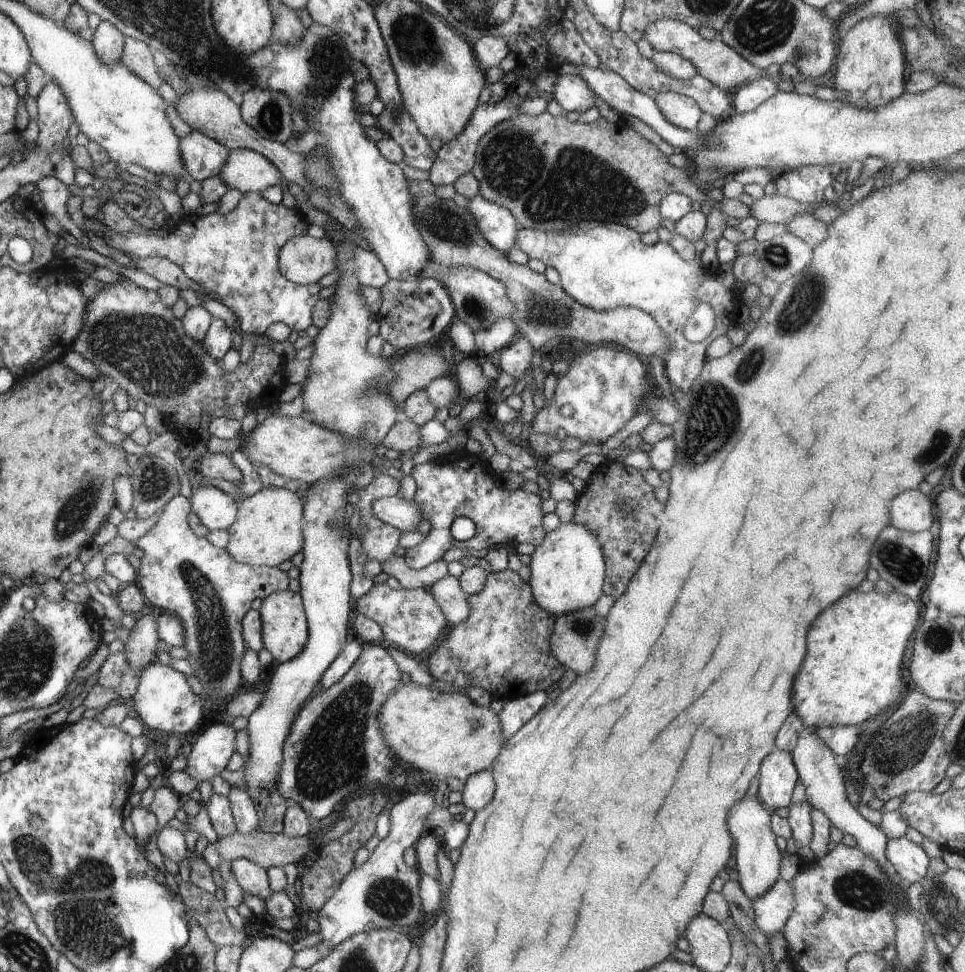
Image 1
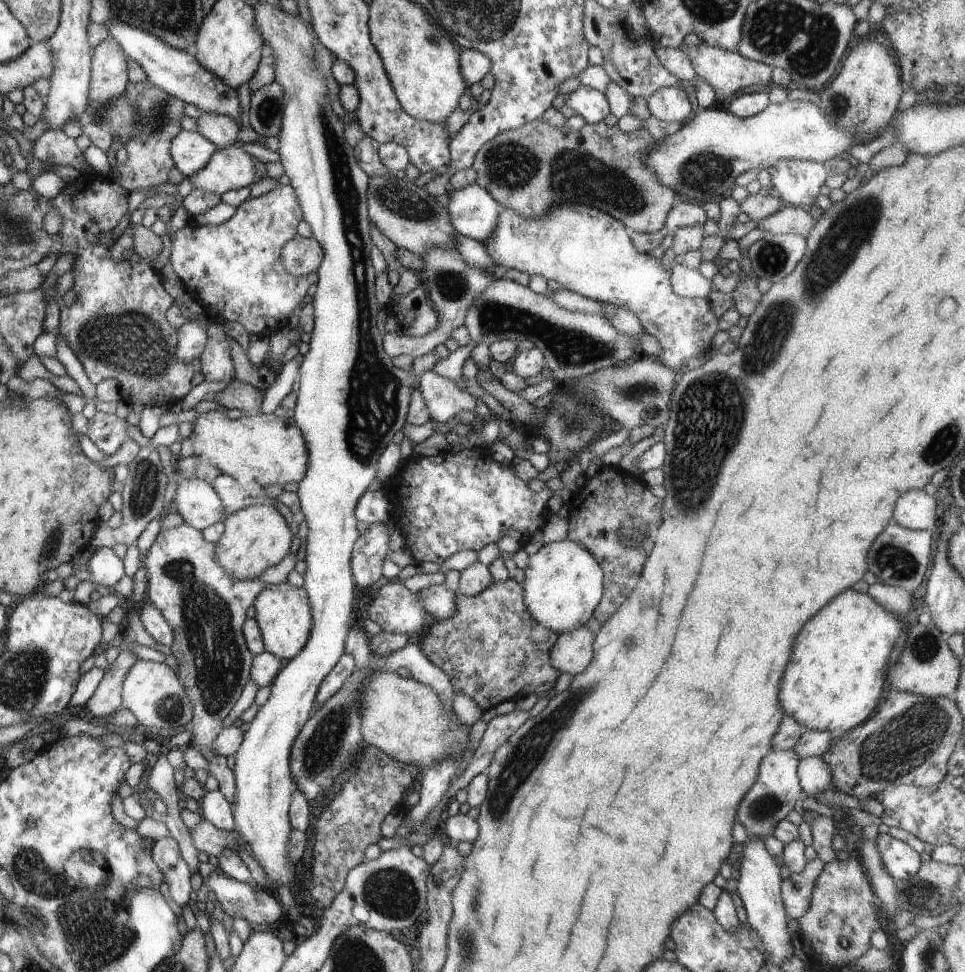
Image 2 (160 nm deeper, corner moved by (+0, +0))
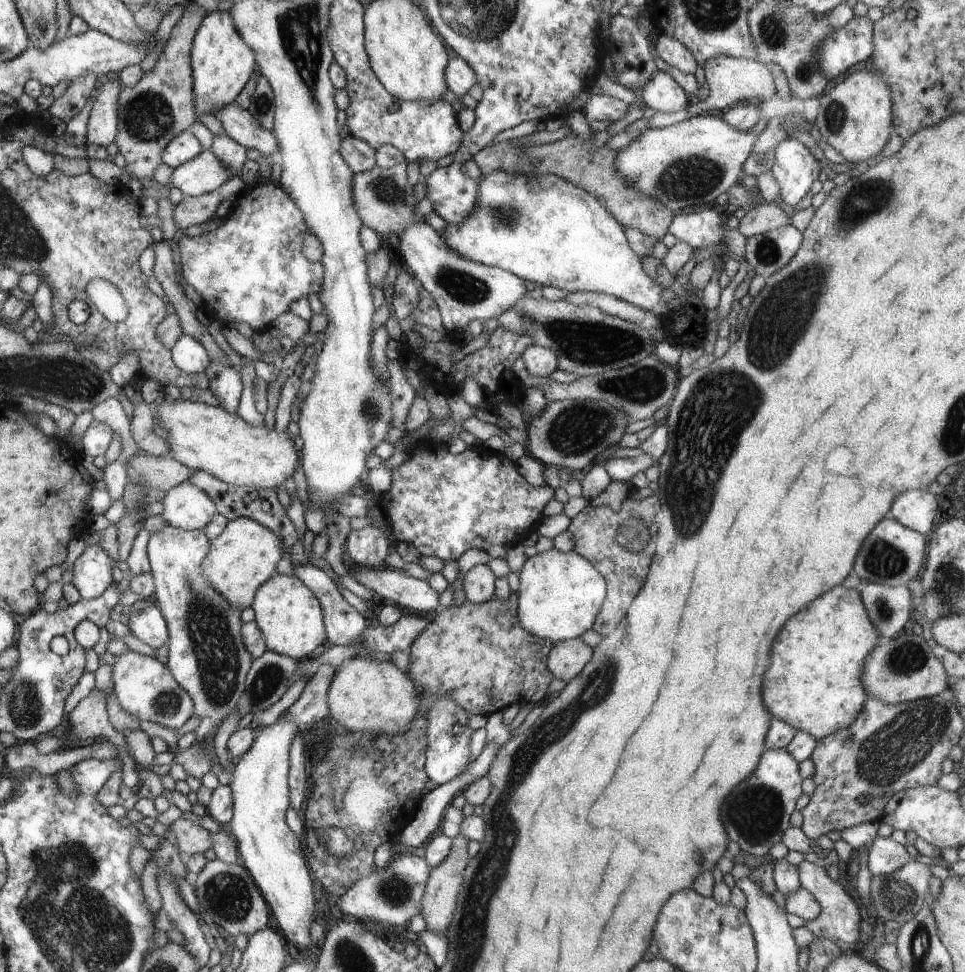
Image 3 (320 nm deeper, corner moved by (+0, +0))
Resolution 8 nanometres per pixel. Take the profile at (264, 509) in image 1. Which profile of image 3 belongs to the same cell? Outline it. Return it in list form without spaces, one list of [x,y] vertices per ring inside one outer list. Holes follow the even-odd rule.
[[[236,518],[212,540],[202,574],[232,606],[244,610],[253,605],[257,591],[277,573],[277,563],[284,556],[284,549],[282,538],[278,538],[274,530],[248,518]]]

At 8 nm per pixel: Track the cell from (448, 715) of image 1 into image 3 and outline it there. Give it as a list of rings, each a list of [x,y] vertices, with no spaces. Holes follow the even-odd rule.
[[[350,658],[338,667],[328,694],[329,718],[341,729],[351,732],[376,732],[402,734],[410,730],[412,720],[418,716],[418,687],[409,676],[393,662],[378,662],[374,658]]]

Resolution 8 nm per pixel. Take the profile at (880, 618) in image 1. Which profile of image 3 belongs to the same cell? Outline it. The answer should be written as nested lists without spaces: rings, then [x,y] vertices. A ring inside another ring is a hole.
[[[836,586],[792,616],[772,644],[770,666],[762,680],[762,700],[774,719],[820,741],[856,720],[868,700],[862,686],[866,656],[882,641],[870,622],[861,595]]]

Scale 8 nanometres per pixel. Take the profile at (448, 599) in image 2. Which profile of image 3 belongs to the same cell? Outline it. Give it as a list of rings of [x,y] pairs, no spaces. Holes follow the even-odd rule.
[[[344,559],[349,574],[358,584],[392,600],[394,605],[400,606],[405,612],[426,615],[440,608],[440,594],[427,584],[426,581],[418,580],[402,570],[385,568],[374,570],[364,566],[354,566],[348,559]]]

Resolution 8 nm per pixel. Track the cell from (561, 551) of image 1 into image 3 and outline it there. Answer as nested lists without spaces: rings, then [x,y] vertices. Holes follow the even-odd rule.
[[[553,547],[527,558],[519,574],[518,620],[526,632],[558,643],[582,637],[592,629],[604,604],[607,585],[602,574],[586,558],[574,550],[560,552]]]

